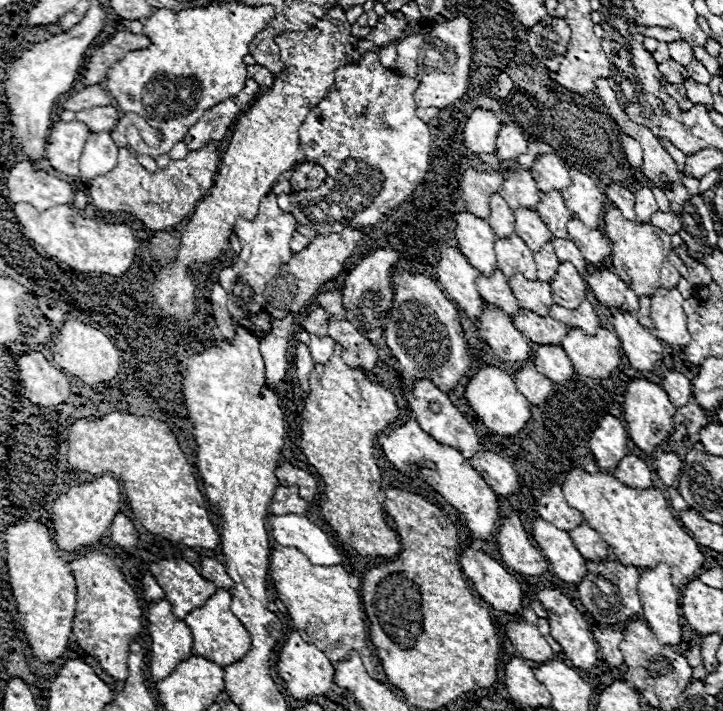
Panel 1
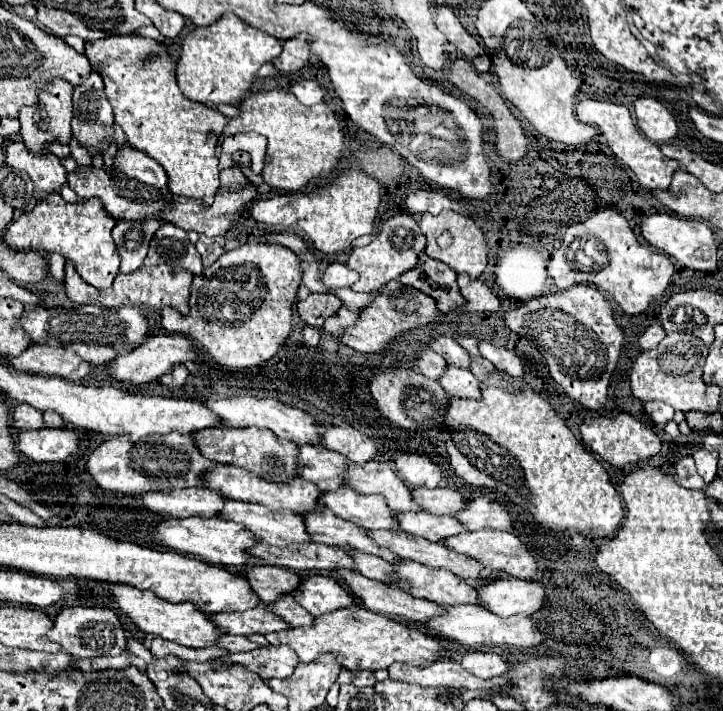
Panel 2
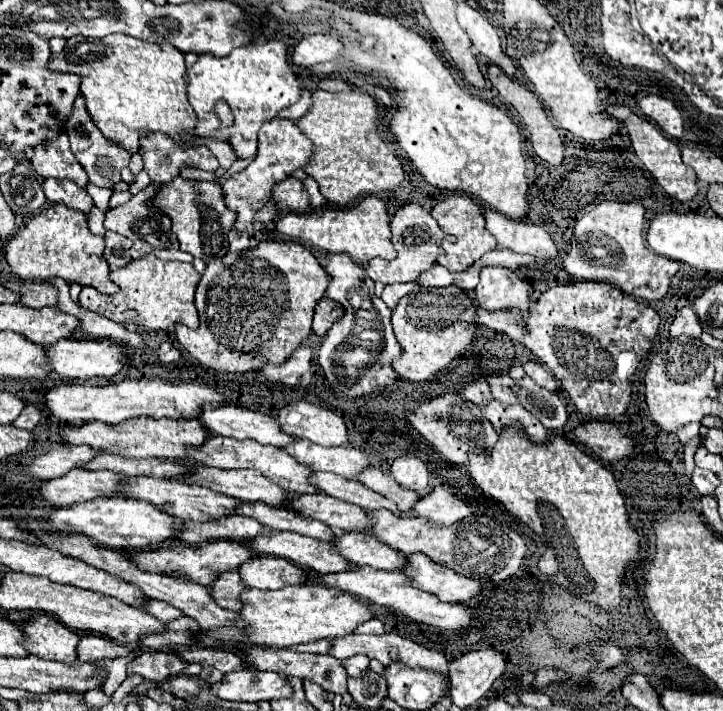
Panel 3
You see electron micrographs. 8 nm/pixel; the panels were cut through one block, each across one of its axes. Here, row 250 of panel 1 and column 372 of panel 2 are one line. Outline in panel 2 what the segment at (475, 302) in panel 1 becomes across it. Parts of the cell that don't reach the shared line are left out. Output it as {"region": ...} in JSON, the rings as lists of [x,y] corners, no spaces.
{"region":[[[350,424],[328,426],[322,434],[322,446],[344,454],[354,464],[366,464],[376,456],[376,444]]]}

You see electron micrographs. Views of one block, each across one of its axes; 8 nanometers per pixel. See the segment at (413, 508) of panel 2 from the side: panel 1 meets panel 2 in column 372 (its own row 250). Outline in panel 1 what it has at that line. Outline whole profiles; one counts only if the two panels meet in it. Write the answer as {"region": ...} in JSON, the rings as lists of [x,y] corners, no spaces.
{"region":[[[460,212],[456,214],[456,240],[460,252],[470,260],[470,264],[480,274],[492,276],[498,268],[494,256],[494,240],[498,240],[498,236],[492,232],[490,224],[470,212]]]}

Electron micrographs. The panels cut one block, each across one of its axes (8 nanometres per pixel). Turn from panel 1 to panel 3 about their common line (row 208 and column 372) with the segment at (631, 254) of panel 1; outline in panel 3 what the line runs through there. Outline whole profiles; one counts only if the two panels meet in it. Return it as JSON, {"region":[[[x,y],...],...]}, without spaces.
{"region":[[[302,584],[302,586],[284,586],[280,590],[258,590],[248,588],[242,596],[244,608],[240,616],[248,620],[248,628],[235,629],[217,628],[210,630],[205,635],[216,638],[216,640],[247,642],[262,646],[296,646],[302,642],[314,642],[322,638],[336,638],[354,634],[354,630],[366,622],[376,618],[374,610],[358,600],[356,596],[328,588],[324,584]]]}

